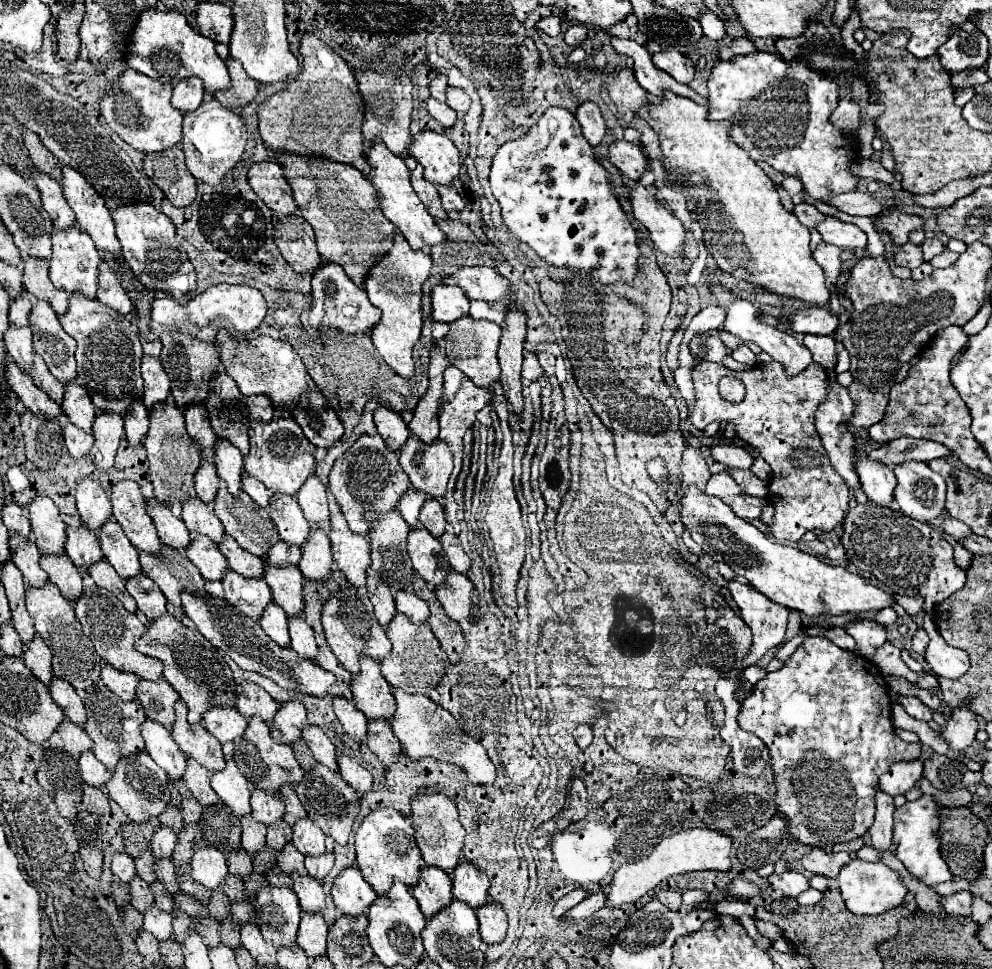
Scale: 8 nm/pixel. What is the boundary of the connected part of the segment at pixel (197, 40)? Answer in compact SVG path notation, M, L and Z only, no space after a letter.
M146 9L140 13L126 51L126 63L128 67L164 83L176 85L178 81L186 79L188 75L198 75L204 81L204 87L208 93L214 93L218 89L226 89L230 85L230 75L226 69L226 63L218 57L214 49L214 41L196 33L186 17L180 11L168 9Z

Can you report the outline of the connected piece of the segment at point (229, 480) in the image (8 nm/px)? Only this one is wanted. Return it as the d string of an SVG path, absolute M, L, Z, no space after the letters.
M218 439L214 447L214 465L218 469L218 477L226 483L228 491L238 493L240 487L240 477L242 477L242 453L238 447L234 447L228 439Z

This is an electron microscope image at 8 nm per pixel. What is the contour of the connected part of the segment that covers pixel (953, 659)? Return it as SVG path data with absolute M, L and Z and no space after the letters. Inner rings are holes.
M932 615L924 617L922 627L926 629L926 633L930 637L930 643L926 647L924 659L930 663L932 673L938 675L938 677L944 677L944 679L958 679L958 677L962 677L968 671L968 667L970 667L970 659L968 659L966 651L950 647L942 639L942 635L936 631Z

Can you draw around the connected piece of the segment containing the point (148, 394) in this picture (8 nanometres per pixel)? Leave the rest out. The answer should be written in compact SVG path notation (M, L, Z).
M142 357L142 379L144 379L144 405L152 409L156 403L162 403L170 395L170 379L162 369L156 357Z

